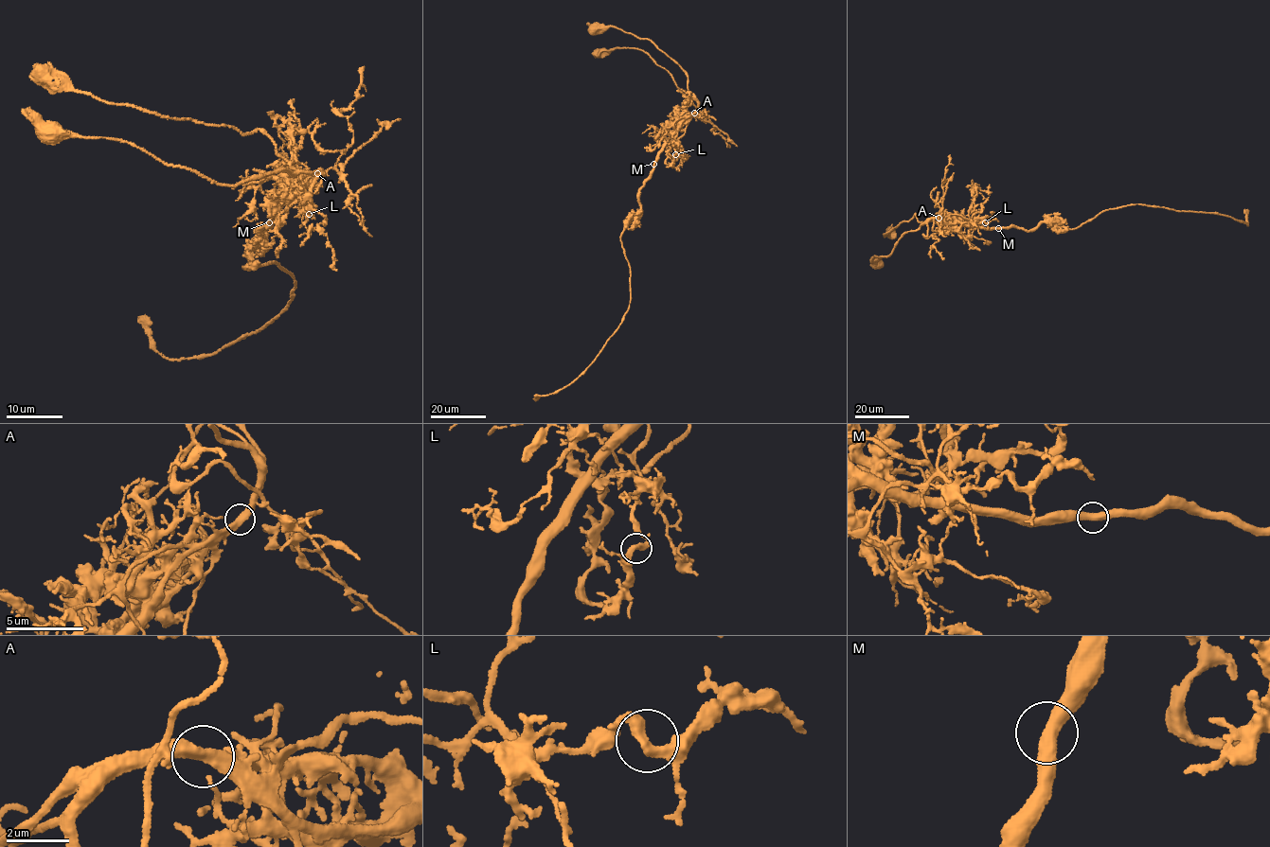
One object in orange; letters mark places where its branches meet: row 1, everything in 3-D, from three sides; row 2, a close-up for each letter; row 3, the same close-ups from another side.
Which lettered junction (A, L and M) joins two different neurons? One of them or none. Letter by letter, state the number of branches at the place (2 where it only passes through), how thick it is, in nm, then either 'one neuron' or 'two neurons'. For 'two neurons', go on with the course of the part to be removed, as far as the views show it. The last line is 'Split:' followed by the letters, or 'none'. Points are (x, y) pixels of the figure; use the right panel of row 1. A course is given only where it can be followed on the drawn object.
A: 2 | 440 nm | two neurons | (938, 217), (922, 225), (914, 214), (884, 235), (885, 237), (888, 230), (895, 228)
L: 2 | 380 nm | one neuron
M: 2 | 440 nm | one neuron
Split: A

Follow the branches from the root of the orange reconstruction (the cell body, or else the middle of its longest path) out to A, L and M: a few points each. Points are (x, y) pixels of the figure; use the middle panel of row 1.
A: (595, 29), (615, 26), (648, 38), (685, 73), (688, 90), (698, 102), (694, 113)
L: (595, 29), (615, 26), (648, 38), (685, 71), (688, 90), (698, 105), (676, 132), (675, 154)
M: (595, 29), (615, 26), (648, 38), (688, 78), (688, 90), (697, 99), (697, 108), (653, 164)

